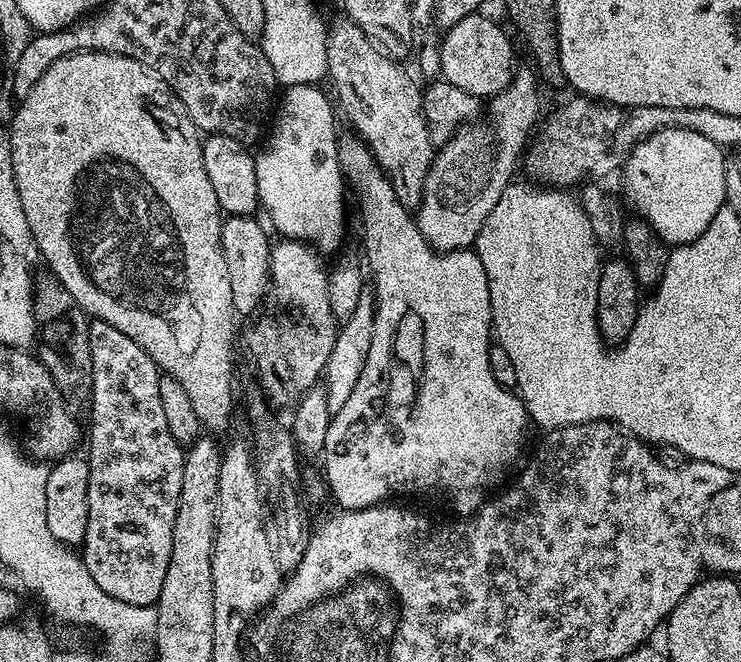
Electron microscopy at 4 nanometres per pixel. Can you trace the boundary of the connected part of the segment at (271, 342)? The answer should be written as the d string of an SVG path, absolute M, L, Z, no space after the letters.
M284 238L279 242L281 244L278 242L272 244L272 278L262 311L255 317L257 320L249 326L248 333L244 336L248 356L252 359L265 390L269 392L267 395L273 401L280 400L283 396L295 397L316 385L324 375L324 367L330 358L330 350L334 350L338 331L338 322L330 310L328 272L320 261L323 259L309 245L301 241Z

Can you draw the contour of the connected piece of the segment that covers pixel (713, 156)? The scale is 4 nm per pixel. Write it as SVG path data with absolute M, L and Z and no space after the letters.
M663 128L637 144L624 161L623 199L632 203L633 213L648 221L648 225L669 246L694 242L714 222L714 214L725 207L725 149L710 138L694 134L694 130Z

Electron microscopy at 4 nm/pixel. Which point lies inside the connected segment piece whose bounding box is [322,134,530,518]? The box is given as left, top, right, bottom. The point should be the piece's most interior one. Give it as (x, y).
(426, 416)

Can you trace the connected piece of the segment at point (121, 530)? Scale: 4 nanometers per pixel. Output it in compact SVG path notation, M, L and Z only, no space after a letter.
M93 319L89 323L90 330L90 362L92 363L92 429L87 429L86 444L88 452L86 459L90 466L90 490L88 491L88 517L86 518L86 534L82 545L82 559L86 570L90 570L90 578L110 594L110 598L118 598L122 602L130 602L130 606L155 605L157 598L162 594L162 582L166 582L166 566L170 566L170 550L174 542L174 518L178 514L178 494L182 494L182 466L184 465L185 449L170 434L170 426L166 426L166 413L162 410L162 398L158 398L158 386L162 375L156 363L122 330L110 326L106 322Z

